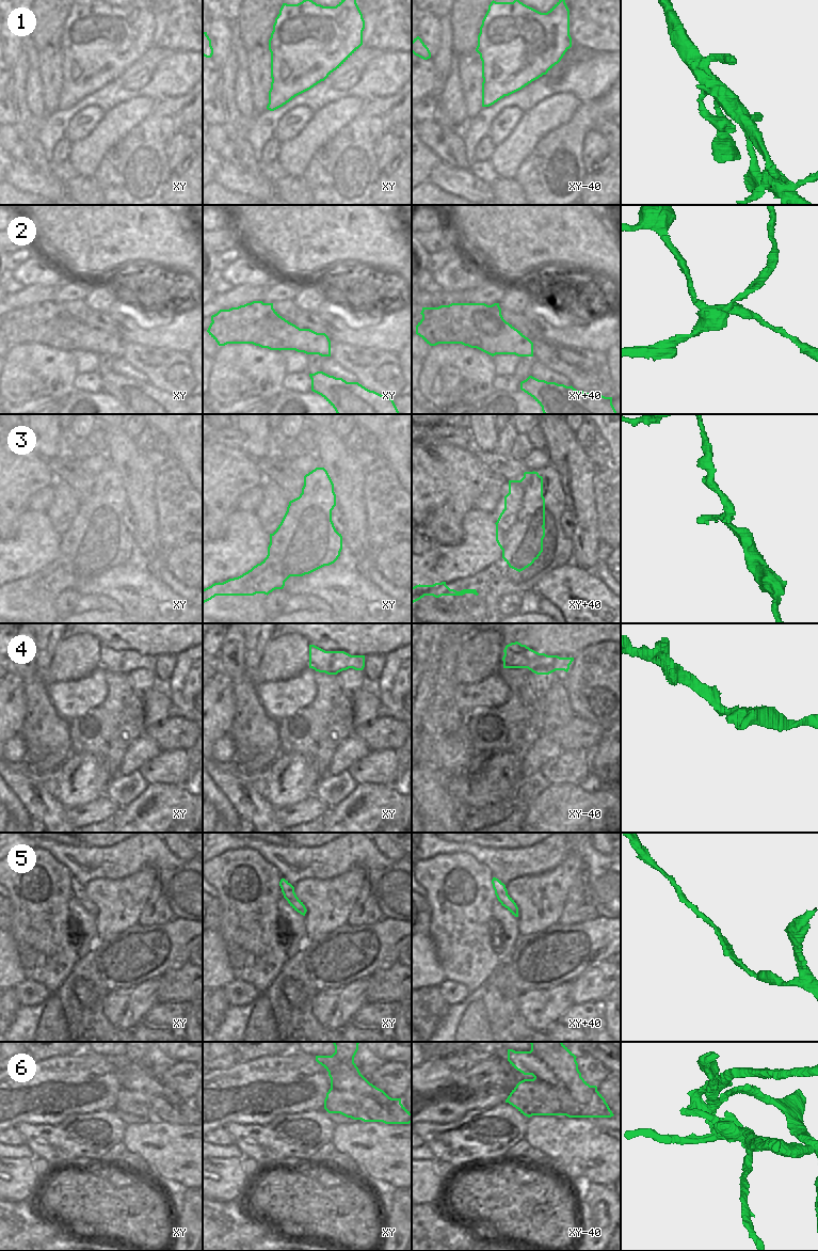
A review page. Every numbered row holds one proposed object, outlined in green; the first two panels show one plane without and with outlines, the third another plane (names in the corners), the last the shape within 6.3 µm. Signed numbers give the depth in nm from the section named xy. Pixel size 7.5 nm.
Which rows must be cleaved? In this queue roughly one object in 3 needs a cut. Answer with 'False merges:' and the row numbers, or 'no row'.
False merges: 2, 3, 6

